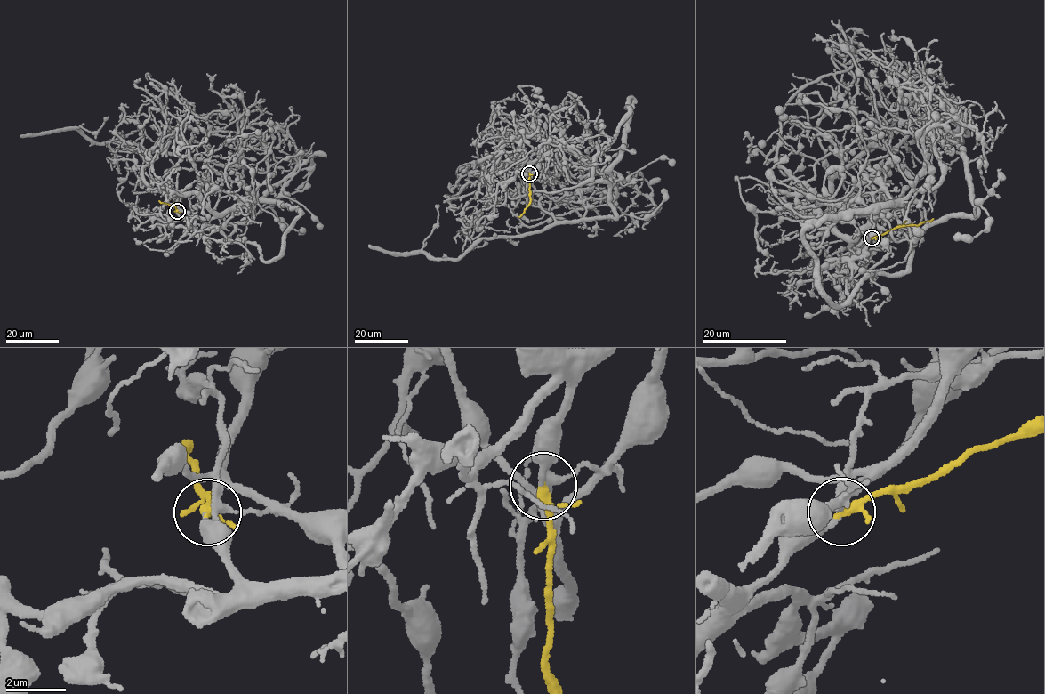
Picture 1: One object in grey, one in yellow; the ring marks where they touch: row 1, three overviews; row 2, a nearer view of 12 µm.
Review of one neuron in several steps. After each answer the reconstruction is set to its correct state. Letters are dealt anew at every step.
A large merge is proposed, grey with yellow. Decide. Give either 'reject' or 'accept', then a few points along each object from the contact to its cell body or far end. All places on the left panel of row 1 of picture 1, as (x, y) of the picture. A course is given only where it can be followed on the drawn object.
accept; course grey (177, 211), (181, 217), (217, 218), (260, 197), (268, 189), (264, 150), (178, 125), (176, 136), (186, 146); course yellow (177, 211), (175, 205), (158, 201)

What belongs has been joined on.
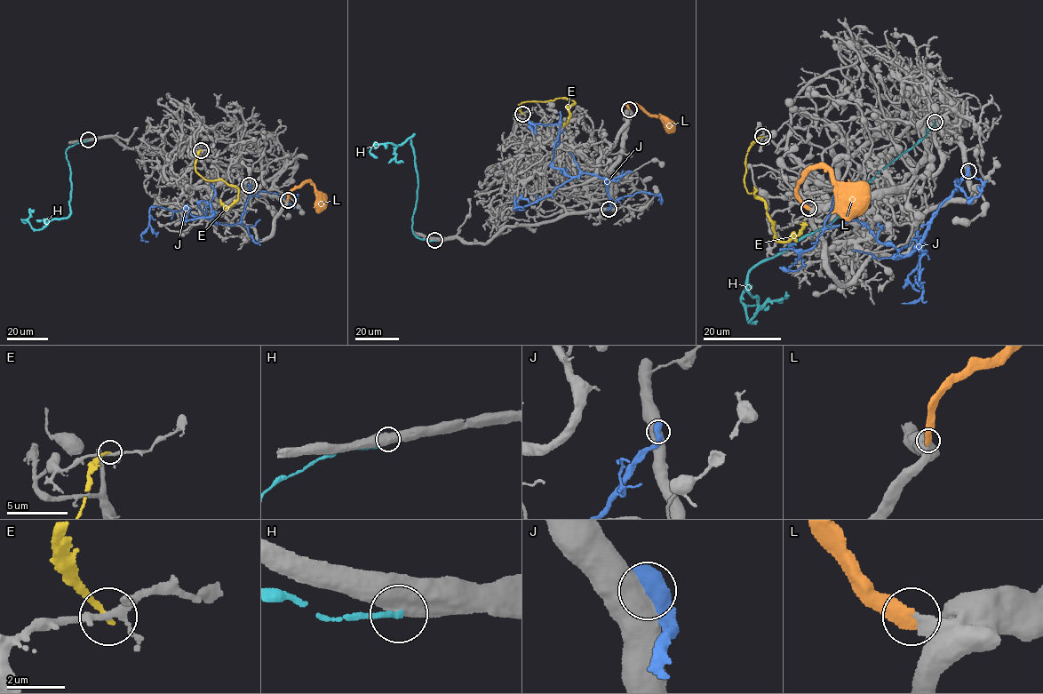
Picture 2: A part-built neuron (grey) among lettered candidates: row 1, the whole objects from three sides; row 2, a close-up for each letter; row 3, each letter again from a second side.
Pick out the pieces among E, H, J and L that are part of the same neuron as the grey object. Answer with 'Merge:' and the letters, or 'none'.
Merge: L

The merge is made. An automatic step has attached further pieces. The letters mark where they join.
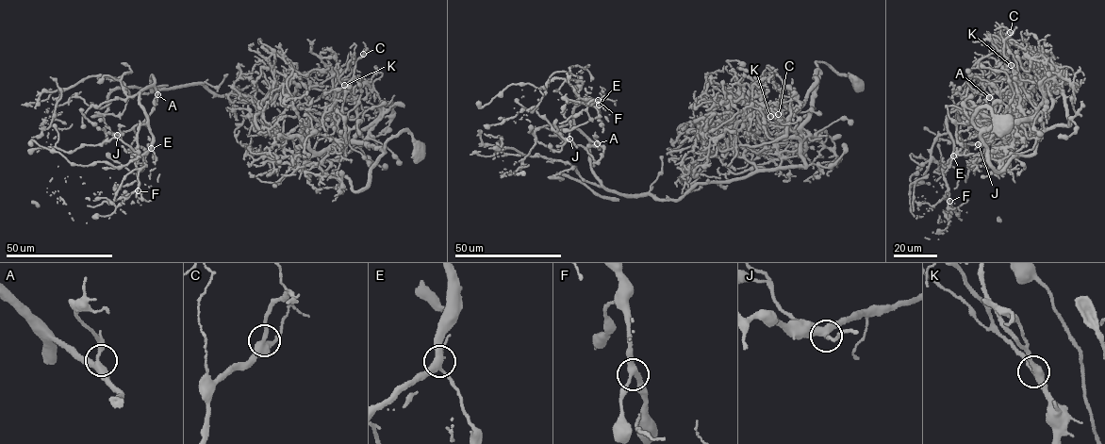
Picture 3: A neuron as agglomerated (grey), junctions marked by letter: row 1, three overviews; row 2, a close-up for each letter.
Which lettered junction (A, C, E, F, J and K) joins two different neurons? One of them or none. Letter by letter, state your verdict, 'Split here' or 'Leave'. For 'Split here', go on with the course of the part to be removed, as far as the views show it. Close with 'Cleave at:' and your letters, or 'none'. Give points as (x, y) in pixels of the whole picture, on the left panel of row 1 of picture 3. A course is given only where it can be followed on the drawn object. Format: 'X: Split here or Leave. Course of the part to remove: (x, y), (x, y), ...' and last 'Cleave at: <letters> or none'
A: Leave
C: Leave
E: Split here. Course of the part to remove: (151, 148), (155, 169), (128, 173), (114, 199), (68, 176), (44, 127), (90, 116), (38, 152), (87, 222)
F: Leave
J: Leave
K: Leave
Cleave at: E

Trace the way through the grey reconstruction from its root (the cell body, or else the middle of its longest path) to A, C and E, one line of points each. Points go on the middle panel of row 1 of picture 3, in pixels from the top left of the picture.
A: (856, 82), (816, 63), (806, 166), (698, 182), (677, 200), (606, 190), (591, 168), (597, 143)
C: (856, 82), (817, 61), (818, 78), (810, 116), (799, 125), (788, 127), (771, 118), (772, 108), (778, 114)
E: (856, 82), (816, 63), (806, 166), (698, 182), (677, 200), (603, 188), (573, 117), (580, 104), (599, 105)

